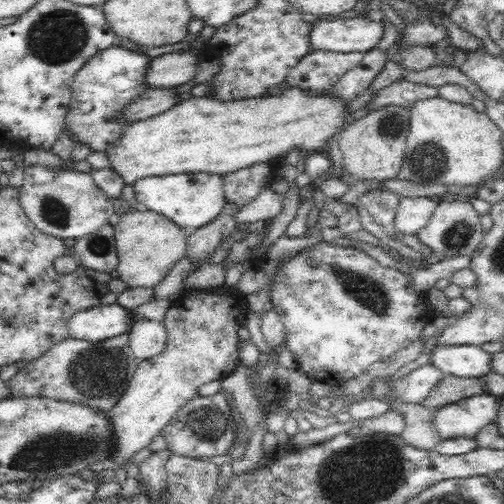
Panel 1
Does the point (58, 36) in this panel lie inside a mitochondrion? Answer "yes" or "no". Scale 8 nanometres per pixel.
yes

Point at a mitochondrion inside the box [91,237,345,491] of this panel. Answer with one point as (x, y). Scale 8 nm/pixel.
(207, 424)

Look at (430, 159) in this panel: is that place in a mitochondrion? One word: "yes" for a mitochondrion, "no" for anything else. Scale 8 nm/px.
yes

